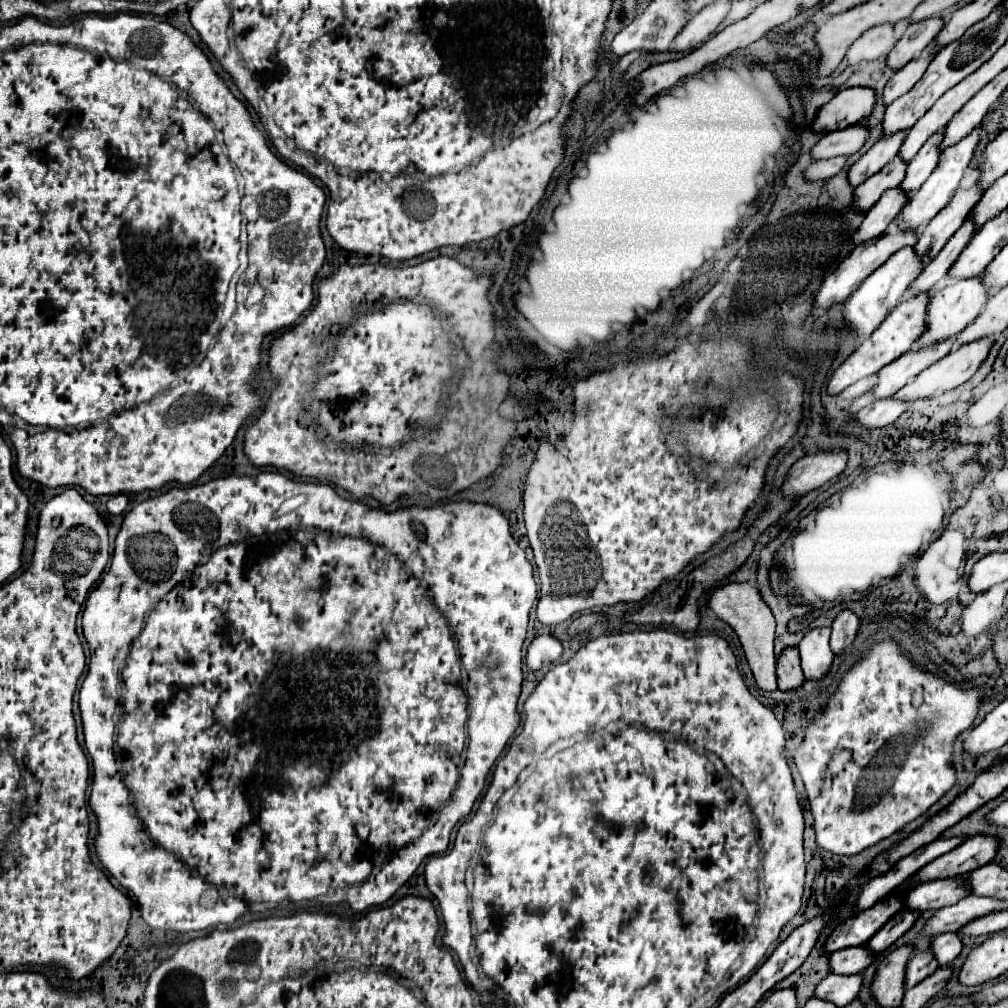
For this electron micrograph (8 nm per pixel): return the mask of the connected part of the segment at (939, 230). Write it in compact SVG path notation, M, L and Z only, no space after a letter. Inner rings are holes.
M977 184L971 188L959 188L951 202L923 228L915 250L919 250L919 254L931 254L931 258L935 258L935 254L939 254L945 242L959 230L963 218L967 218L967 214L975 208L981 198L983 190Z

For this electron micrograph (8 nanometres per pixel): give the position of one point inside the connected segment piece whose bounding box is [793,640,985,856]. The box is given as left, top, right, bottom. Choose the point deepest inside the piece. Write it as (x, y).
(899, 723)

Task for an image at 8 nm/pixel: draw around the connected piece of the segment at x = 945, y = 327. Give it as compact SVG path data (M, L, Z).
M983 274L965 278L965 280L945 278L943 282L939 282L939 286L931 292L927 334L915 344L915 348L923 346L925 342L937 342L939 338L951 338L951 334L959 334L961 330L965 330L965 326L971 324L981 314L983 306L987 304L987 298L989 298L987 292L989 290L983 286Z

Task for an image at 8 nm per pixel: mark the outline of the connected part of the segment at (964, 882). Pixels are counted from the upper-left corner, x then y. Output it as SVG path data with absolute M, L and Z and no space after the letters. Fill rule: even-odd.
M967 874L953 876L953 878L939 878L939 880L923 882L921 886L911 888L905 898L905 908L921 910L921 912L939 910L943 906L959 902L969 894L971 894L971 888L969 888Z

